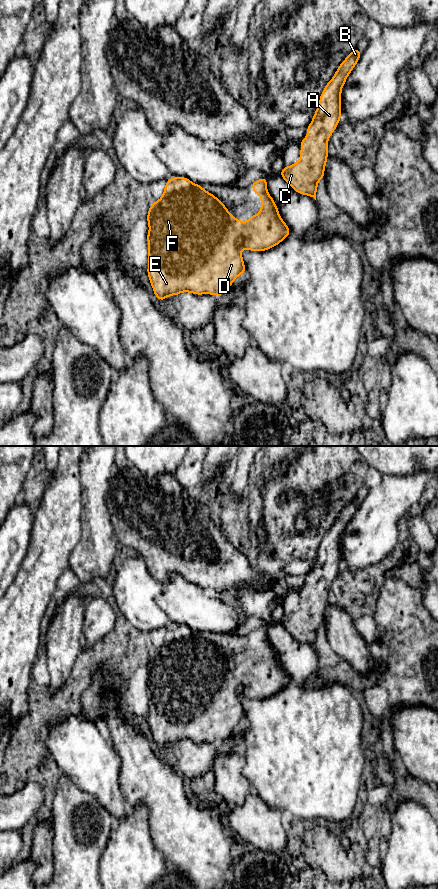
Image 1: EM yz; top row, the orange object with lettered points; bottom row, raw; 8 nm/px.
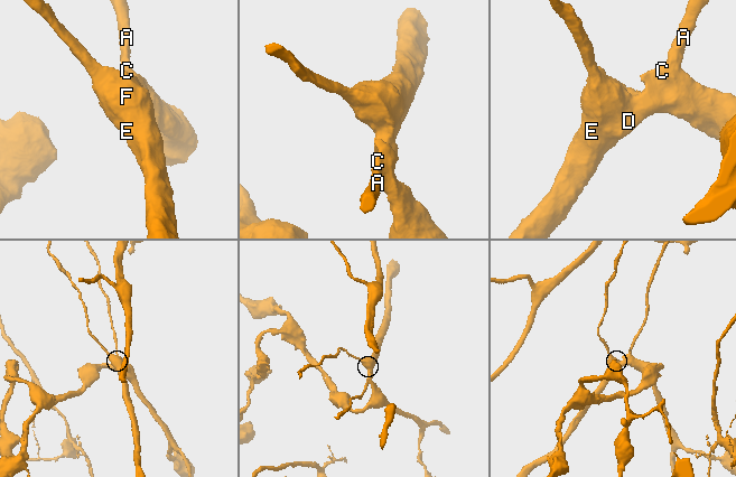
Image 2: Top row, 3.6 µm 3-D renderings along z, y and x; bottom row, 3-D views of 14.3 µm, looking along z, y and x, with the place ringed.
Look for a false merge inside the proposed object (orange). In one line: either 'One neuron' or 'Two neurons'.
One neuron

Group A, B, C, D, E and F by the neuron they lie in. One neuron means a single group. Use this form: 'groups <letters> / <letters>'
groups A B C D E F

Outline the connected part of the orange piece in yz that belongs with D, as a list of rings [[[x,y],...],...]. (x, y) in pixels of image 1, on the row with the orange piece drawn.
[[[173,177],[166,182],[163,196],[151,205],[147,216],[149,224],[147,272],[154,294],[161,302],[165,297],[179,295],[181,292],[216,296],[225,293],[240,274],[245,274],[242,249],[265,251],[288,237],[290,229],[281,219],[274,200],[267,192],[266,178],[259,179],[251,186],[253,192],[261,196],[261,212],[254,216],[250,215],[250,219],[244,222],[232,216],[220,199],[199,184],[193,184],[185,177]]]

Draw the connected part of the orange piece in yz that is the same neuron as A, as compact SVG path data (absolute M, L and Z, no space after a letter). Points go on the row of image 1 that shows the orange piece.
M359 47L347 56L325 86L312 122L307 128L308 135L301 141L300 161L280 172L296 192L315 200L318 181L324 179L328 138L341 118L341 90L361 56L358 49Z

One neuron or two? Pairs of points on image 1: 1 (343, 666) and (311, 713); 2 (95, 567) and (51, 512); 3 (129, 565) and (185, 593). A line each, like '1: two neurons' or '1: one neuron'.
1: two neurons
2: two neurons
3: one neuron

